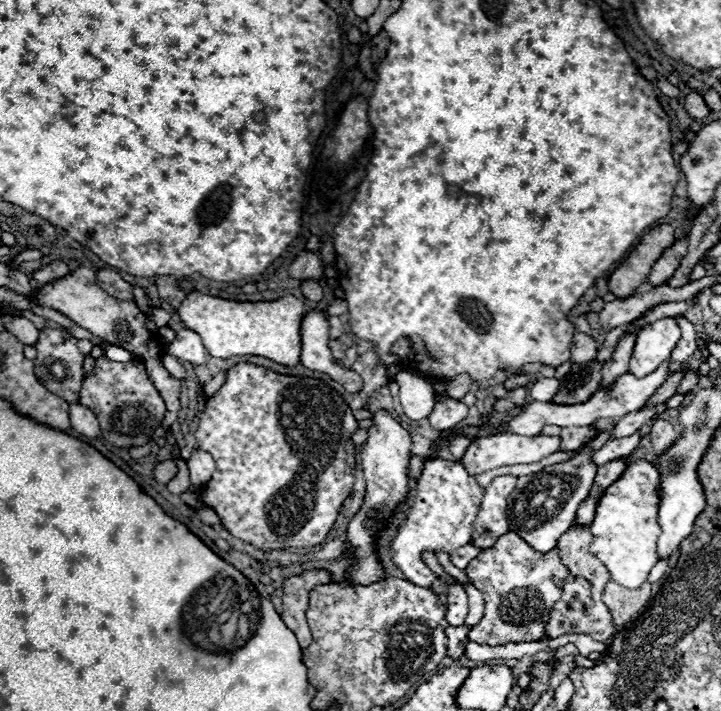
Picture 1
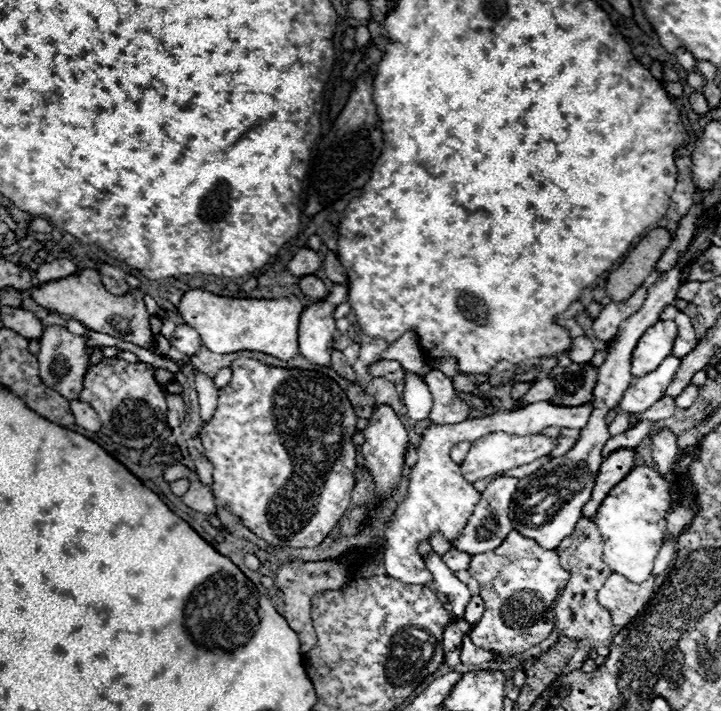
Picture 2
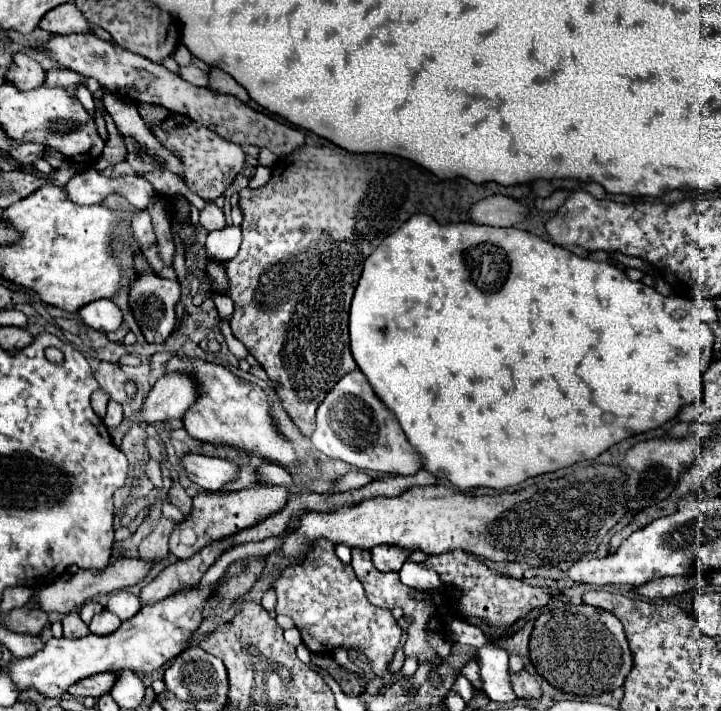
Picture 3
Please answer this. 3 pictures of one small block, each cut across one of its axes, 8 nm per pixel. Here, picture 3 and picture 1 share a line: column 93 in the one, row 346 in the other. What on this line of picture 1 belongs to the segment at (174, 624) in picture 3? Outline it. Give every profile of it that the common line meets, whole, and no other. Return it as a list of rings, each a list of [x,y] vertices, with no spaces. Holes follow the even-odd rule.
[[[662,318],[642,328],[632,350],[630,372],[634,376],[652,374],[662,362],[670,360],[680,336],[680,326],[674,318]]]

